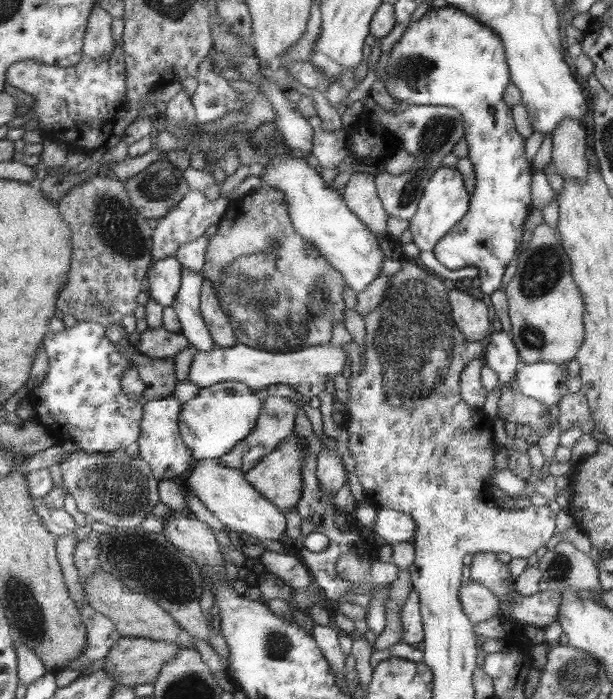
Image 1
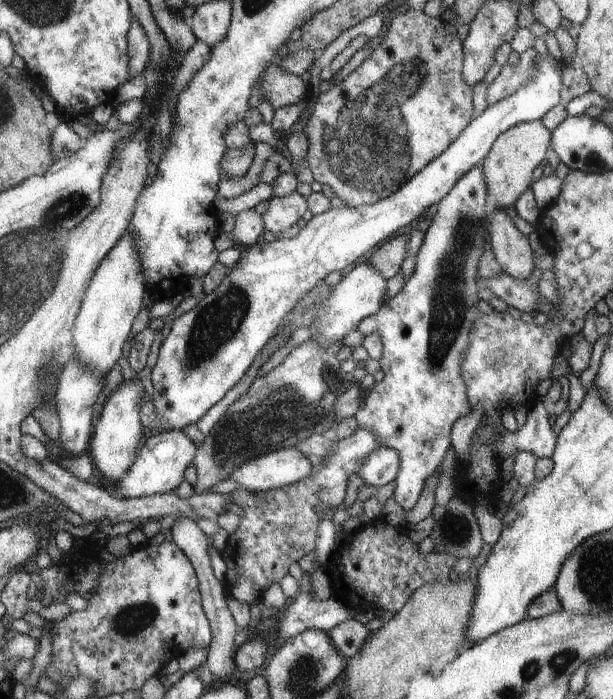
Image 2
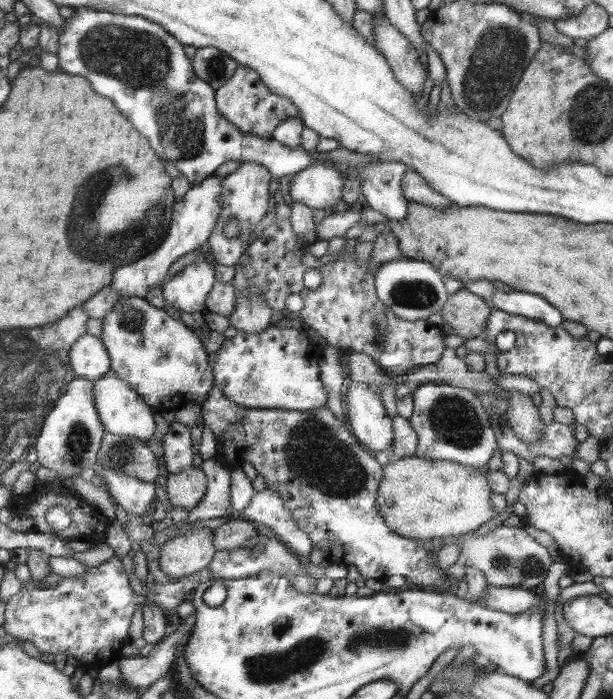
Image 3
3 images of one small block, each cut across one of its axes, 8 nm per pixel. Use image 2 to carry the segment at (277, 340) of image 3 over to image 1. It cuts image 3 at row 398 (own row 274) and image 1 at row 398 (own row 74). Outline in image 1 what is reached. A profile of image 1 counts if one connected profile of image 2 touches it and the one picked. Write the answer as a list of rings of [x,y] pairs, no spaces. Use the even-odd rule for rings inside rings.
[[[520,362],[514,376],[515,388],[519,393],[523,396],[534,398],[547,408],[553,406],[553,404],[556,405],[560,398],[567,393],[567,387],[565,387],[567,379],[566,372],[559,365],[552,362],[535,362],[531,364]]]

